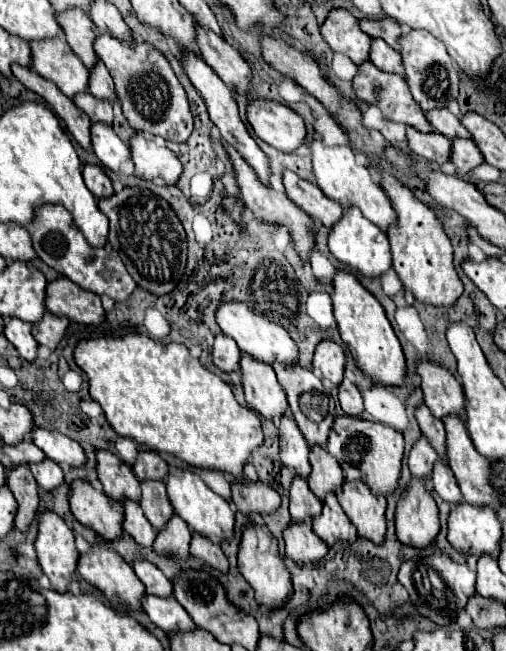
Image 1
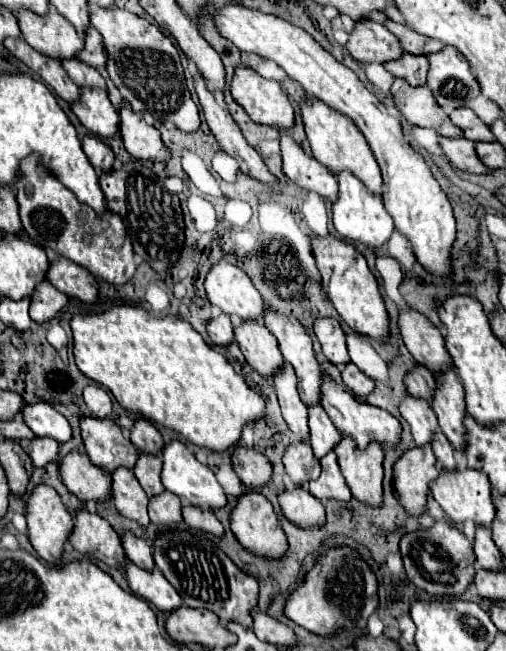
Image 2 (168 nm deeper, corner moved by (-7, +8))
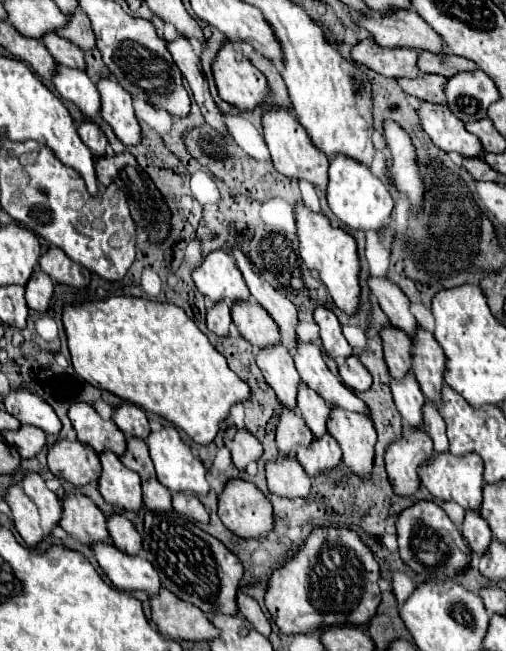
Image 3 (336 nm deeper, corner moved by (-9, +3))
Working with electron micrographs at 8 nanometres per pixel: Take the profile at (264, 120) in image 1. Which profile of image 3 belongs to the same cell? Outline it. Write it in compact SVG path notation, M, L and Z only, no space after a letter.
M228 41L212 61L212 75L222 101L246 111L268 95L266 77L248 61L238 43Z

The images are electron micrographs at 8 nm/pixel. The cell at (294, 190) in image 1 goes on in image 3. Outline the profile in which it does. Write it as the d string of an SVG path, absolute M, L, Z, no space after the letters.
M270 105L264 113L262 113L262 135L264 141L270 149L270 157L274 167L286 175L286 177L294 177L294 179L306 179L312 185L316 185L318 189L326 189L326 173L328 173L328 157L316 149L316 145L312 143L312 139L308 137L306 129L298 123L298 119L294 117L292 107L278 107L278 105Z

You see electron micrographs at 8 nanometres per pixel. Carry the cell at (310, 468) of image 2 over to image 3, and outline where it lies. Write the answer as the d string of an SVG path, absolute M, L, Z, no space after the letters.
M282 407L276 427L276 445L280 453L294 453L298 445L310 445L310 439L314 439L314 435L308 429L304 417L288 407Z

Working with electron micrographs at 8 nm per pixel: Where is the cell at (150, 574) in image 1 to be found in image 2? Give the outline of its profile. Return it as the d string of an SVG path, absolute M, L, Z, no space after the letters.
M126 532L126 534L122 536L122 546L124 546L126 556L128 556L136 566L140 566L140 568L144 568L144 570L154 570L154 568L156 568L156 566L154 566L152 550L150 550L150 546L148 546L146 540L140 540L140 538L136 538L134 534Z

